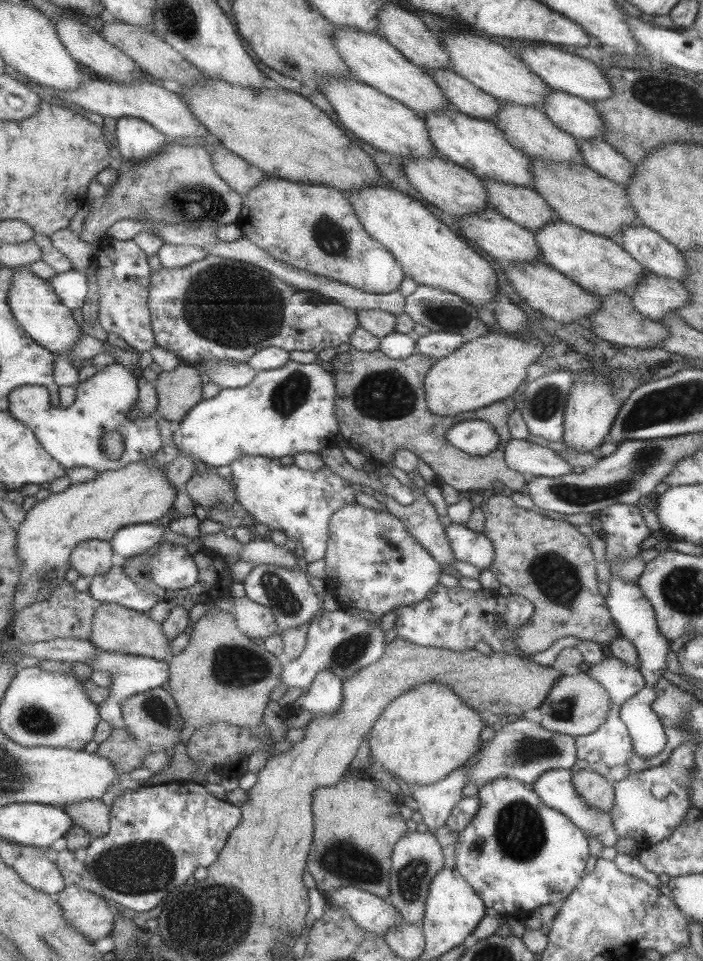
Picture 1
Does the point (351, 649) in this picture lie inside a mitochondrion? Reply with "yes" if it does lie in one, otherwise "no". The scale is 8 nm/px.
yes

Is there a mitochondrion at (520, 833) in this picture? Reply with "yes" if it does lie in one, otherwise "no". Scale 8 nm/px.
yes

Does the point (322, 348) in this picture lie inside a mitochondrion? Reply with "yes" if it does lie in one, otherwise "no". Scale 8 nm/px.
no

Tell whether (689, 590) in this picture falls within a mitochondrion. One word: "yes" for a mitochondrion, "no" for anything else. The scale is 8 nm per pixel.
yes

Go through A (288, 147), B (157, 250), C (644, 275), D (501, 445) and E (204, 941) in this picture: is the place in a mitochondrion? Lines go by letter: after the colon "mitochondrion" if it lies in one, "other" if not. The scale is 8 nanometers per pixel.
A: other
B: other
C: other
D: other
E: mitochondrion

